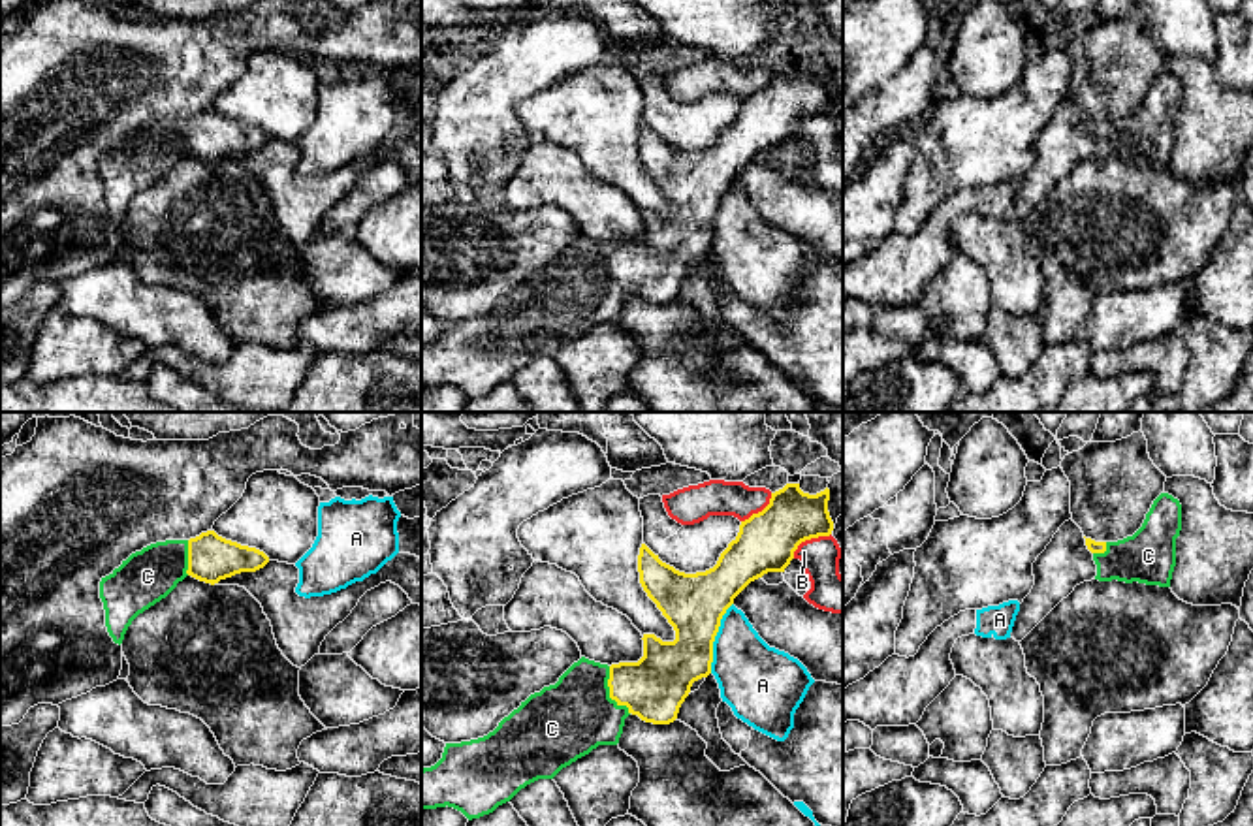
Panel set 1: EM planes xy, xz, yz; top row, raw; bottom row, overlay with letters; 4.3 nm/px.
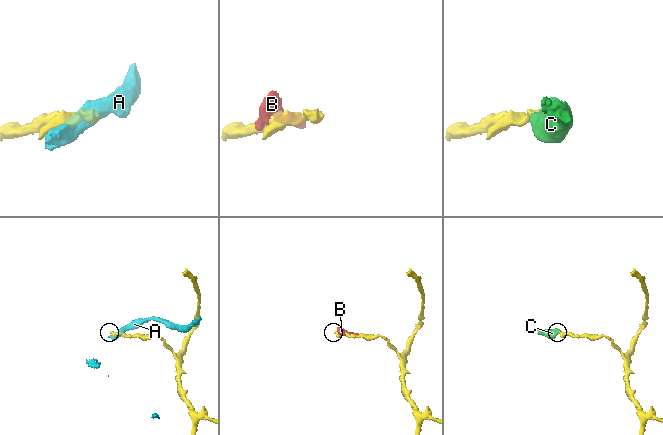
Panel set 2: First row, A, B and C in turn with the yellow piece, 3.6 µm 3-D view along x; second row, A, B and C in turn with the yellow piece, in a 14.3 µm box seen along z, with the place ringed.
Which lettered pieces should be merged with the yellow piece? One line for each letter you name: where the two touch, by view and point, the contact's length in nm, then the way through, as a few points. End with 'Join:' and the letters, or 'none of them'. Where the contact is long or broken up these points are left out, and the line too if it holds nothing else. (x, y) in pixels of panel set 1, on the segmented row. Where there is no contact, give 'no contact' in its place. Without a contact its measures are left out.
C: contact xz (610, 693); length 220 nm; way xz (653, 687), (625, 687), (610, 693), (595, 698), (565, 721)
Join: C

